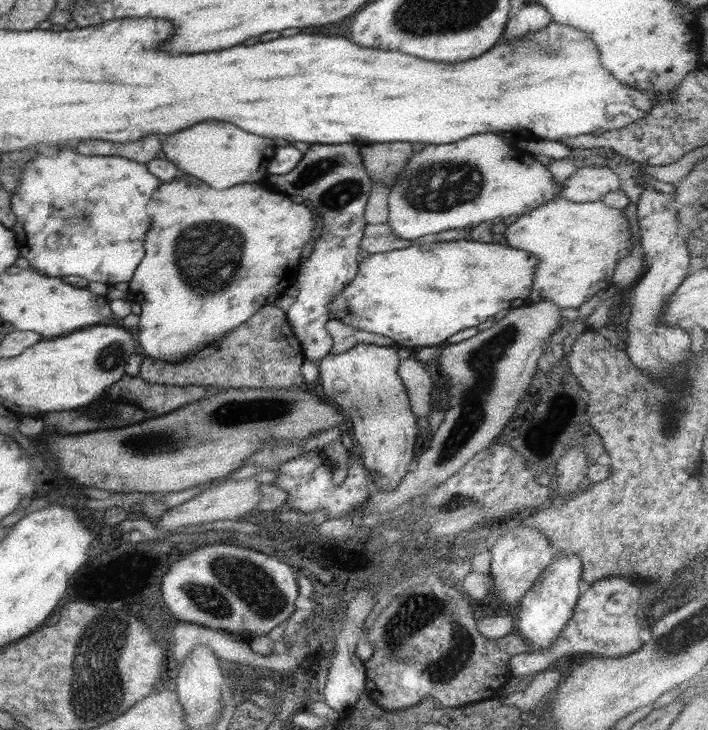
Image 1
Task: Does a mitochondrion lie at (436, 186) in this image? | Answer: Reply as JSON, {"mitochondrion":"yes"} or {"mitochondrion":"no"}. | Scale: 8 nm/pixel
{"mitochondrion":"yes"}

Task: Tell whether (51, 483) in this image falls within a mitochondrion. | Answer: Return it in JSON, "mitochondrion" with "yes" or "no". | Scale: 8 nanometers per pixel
{"mitochondrion":"no"}

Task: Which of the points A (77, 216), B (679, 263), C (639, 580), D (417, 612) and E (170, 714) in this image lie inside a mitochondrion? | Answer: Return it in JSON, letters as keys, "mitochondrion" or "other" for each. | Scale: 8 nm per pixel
{"A":"mitochondrion","B":"other","C":"other","D":"mitochondrion","E":"other"}

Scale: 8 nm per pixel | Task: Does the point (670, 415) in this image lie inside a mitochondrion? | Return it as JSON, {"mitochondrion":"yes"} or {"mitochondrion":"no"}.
{"mitochondrion":"yes"}

